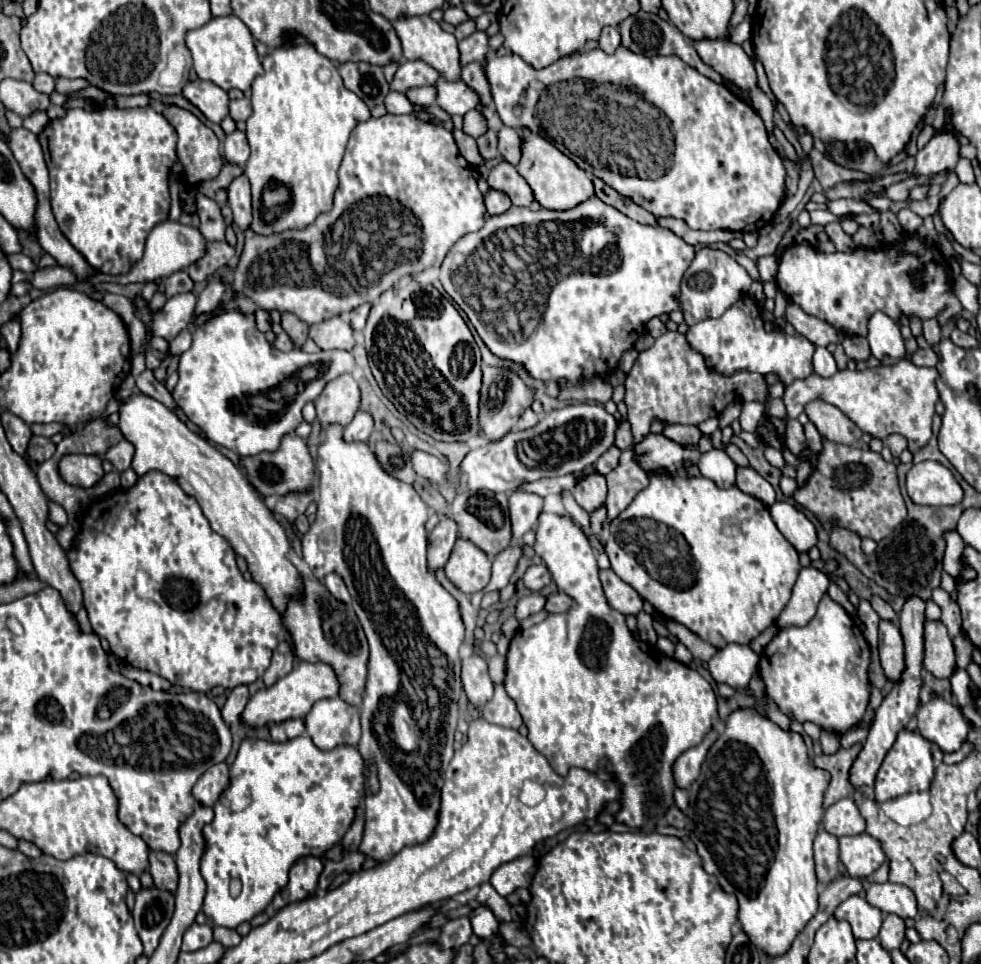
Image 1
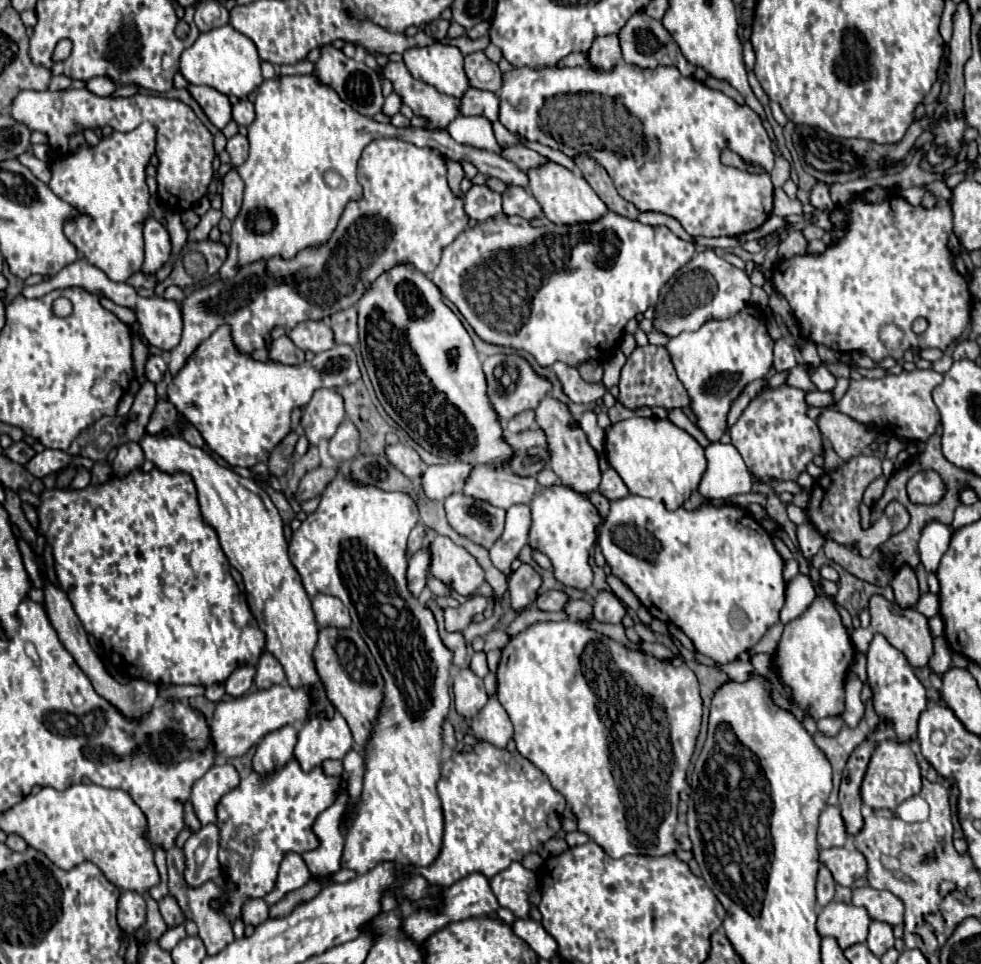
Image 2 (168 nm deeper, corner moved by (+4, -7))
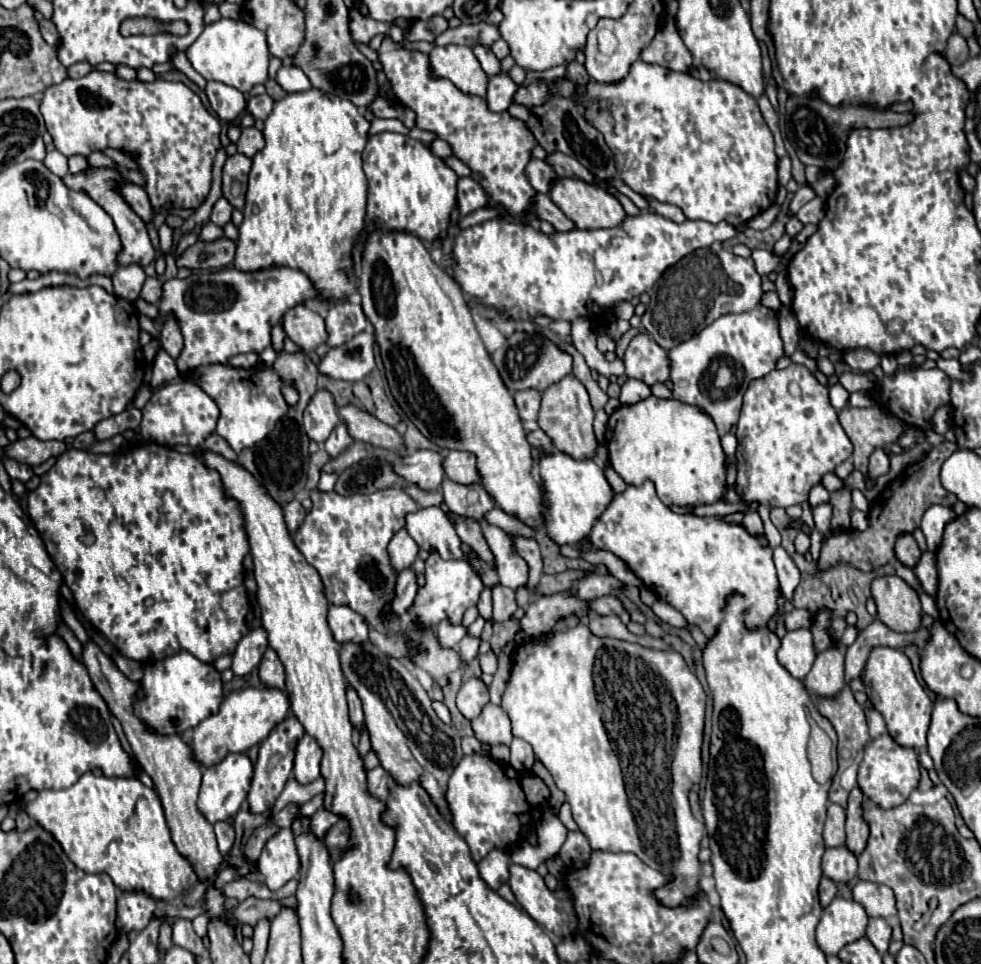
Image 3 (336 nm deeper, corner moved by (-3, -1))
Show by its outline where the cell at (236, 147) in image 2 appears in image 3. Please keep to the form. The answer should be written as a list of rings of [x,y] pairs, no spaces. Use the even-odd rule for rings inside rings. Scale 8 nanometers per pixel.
[[[249,127],[249,129],[243,129],[241,133],[241,139],[237,141],[237,149],[239,153],[247,155],[247,157],[253,157],[259,149],[263,149],[265,141],[263,141],[263,133],[257,129],[257,127]]]

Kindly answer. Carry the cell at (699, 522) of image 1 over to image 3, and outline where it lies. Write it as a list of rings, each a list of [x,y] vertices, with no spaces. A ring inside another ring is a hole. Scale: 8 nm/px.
[[[645,481],[639,487],[629,485],[623,493],[615,495],[611,505],[593,525],[589,539],[595,543],[595,547],[601,547],[621,557],[659,599],[673,605],[689,623],[701,627],[701,631],[707,637],[711,637],[717,631],[717,625],[721,621],[721,609],[731,593],[741,593],[747,597],[745,625],[751,629],[759,625],[767,625],[769,619],[779,609],[777,607],[779,579],[767,539],[753,537],[745,531],[745,527],[729,525],[721,517],[695,517],[691,513],[677,515],[659,501],[651,481]]]

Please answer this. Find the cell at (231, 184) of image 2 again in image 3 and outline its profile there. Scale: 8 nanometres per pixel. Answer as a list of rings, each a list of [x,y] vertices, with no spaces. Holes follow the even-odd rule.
[[[243,153],[229,155],[223,165],[223,197],[237,209],[243,209],[245,205],[249,171],[251,159]]]

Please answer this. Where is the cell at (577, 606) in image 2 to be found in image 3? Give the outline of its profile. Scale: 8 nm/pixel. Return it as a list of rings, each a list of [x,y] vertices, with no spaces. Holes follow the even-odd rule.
[[[607,595],[607,597],[599,597],[595,601],[591,601],[591,609],[597,613],[597,615],[621,615],[625,611],[623,603],[613,597],[613,595]]]

